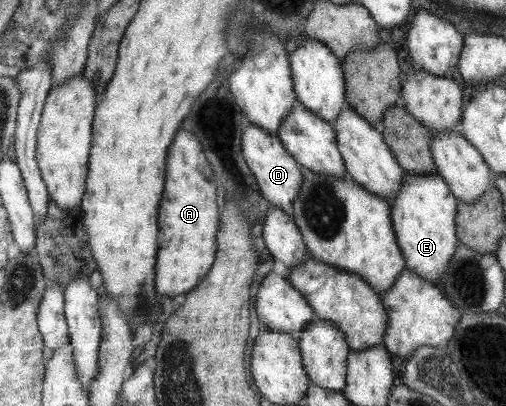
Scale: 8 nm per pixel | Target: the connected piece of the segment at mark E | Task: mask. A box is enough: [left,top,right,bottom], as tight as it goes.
[389,173,460,285]

